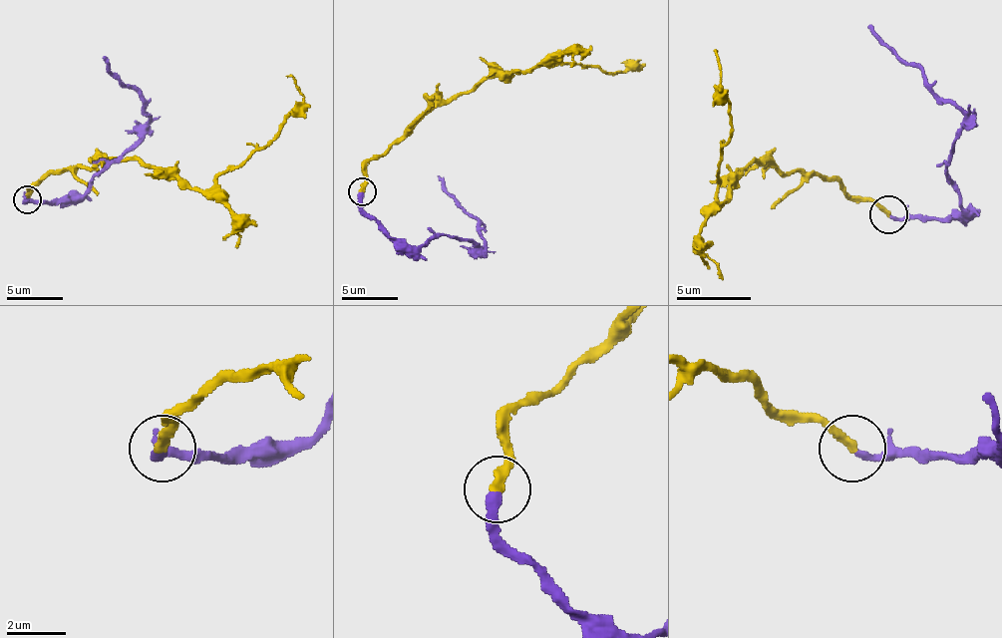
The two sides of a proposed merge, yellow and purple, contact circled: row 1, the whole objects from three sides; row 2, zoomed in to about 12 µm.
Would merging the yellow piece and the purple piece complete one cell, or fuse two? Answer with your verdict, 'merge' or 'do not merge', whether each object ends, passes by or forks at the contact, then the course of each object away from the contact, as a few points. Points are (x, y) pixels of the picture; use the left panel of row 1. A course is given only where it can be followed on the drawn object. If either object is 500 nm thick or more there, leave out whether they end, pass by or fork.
merge | yellow ends | purple ends | yellow via (26, 199), (37, 180), (107, 158), (141, 158), (210, 188), (303, 99), (289, 74) | purple via (26, 199), (57, 202), (79, 196), (147, 124), (144, 99), (110, 71), (102, 57)

